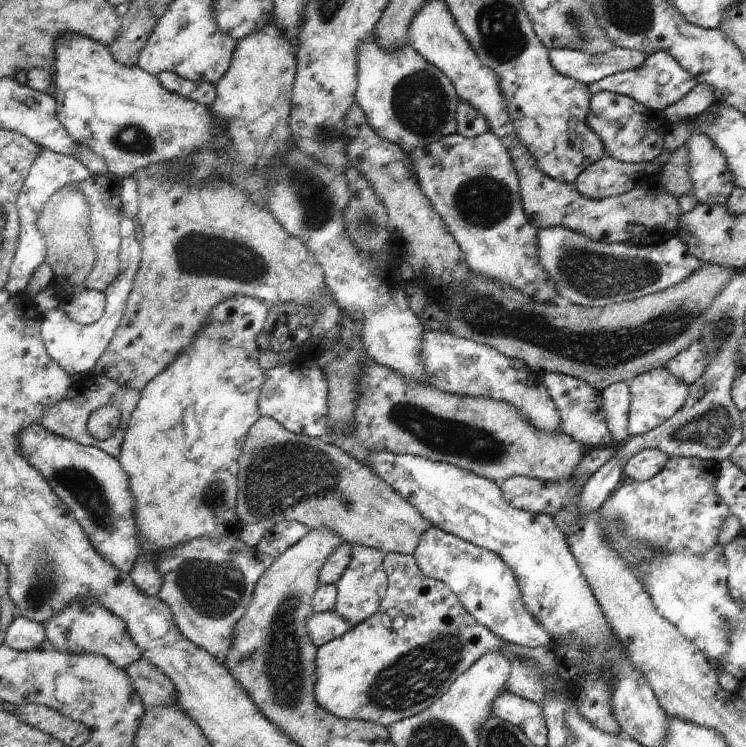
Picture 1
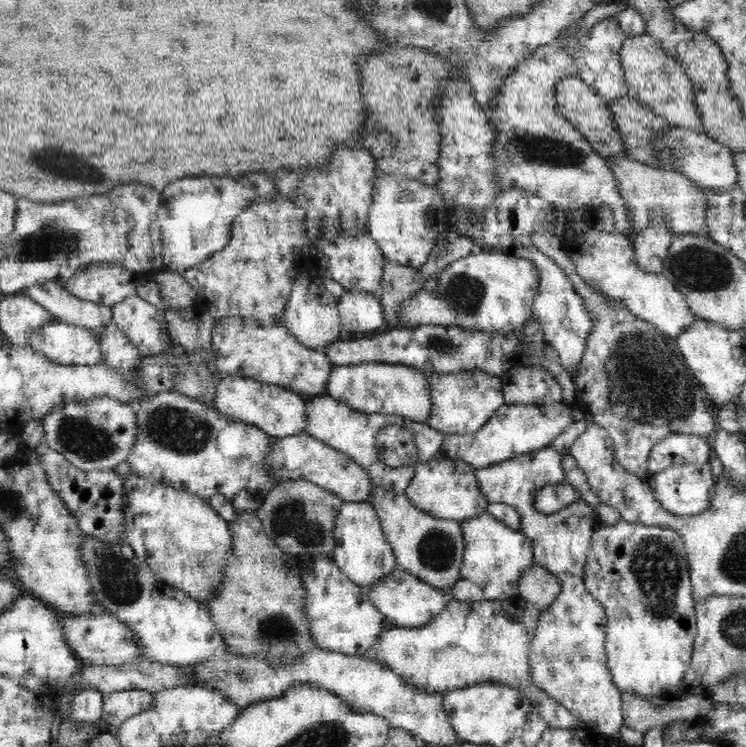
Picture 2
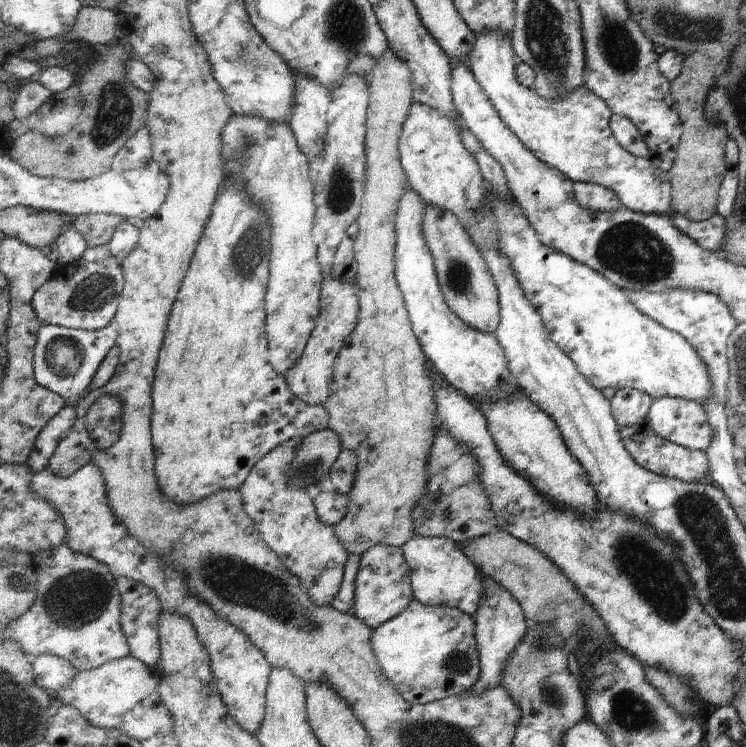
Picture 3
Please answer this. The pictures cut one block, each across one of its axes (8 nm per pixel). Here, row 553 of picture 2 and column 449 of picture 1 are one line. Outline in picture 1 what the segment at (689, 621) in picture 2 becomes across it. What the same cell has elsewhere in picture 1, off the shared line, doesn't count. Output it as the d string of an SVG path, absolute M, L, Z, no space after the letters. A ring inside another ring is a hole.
M386 553L384 559L384 568L388 574L388 591L386 598L383 599L382 607L379 612L375 613L369 620L362 622L352 628L345 636L336 638L322 647L318 647L318 659L314 664L317 666L317 684L315 684L315 698L319 704L327 709L331 714L338 716L341 719L357 719L365 722L375 722L384 727L390 727L392 724L398 723L403 719L411 718L420 712L426 711L427 708L433 706L437 700L446 694L447 688L451 683L462 675L481 656L486 652L500 652L509 660L514 657L511 650L507 650L506 642L501 637L495 636L495 633L490 629L481 625L462 607L458 597L455 596L451 589L443 584L443 581L428 577L426 573L419 568L418 561L414 555L404 555L401 553Z

